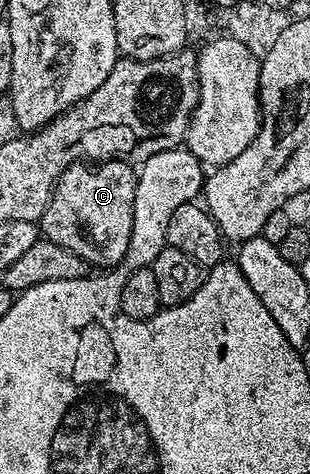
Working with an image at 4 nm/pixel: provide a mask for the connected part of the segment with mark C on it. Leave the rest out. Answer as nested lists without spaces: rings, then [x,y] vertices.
[[[120,158],[95,166],[88,162],[70,165],[58,178],[44,217],[38,221],[43,239],[74,250],[89,266],[113,269],[130,243],[137,173],[135,167],[132,169]]]

